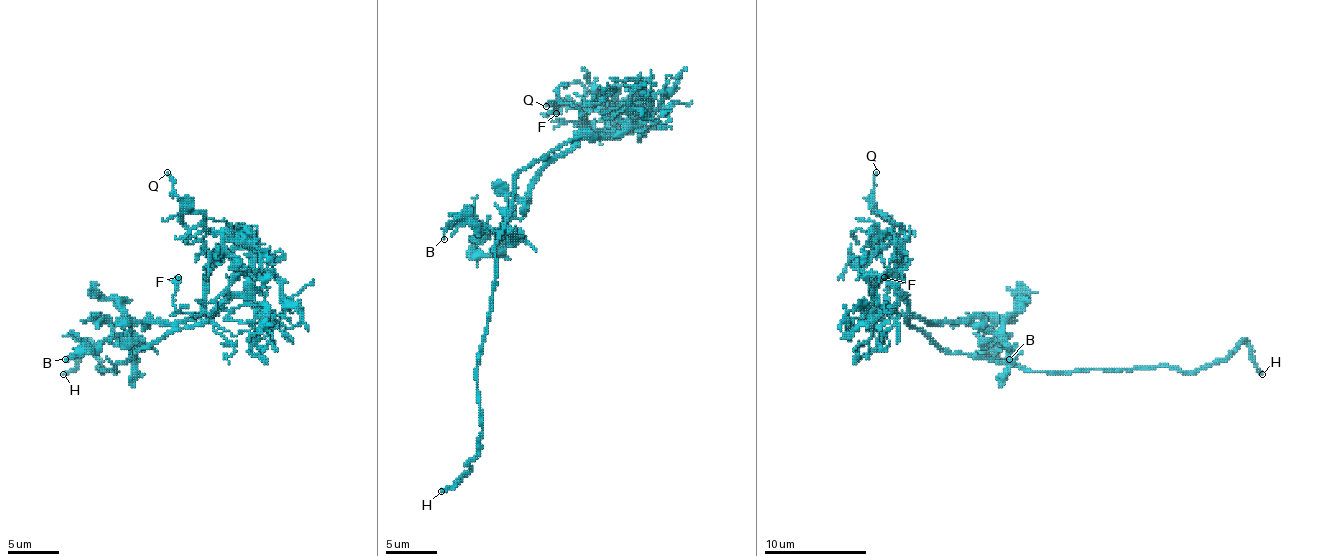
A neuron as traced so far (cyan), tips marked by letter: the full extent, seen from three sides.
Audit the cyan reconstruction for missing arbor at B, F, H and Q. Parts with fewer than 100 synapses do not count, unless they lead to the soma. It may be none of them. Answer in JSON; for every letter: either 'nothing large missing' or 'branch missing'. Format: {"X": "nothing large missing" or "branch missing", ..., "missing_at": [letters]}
{"B": "nothing large missing", "F": "nothing large missing", "H": "branch missing", "Q": "nothing large missing", "missing_at": ["H"]}

